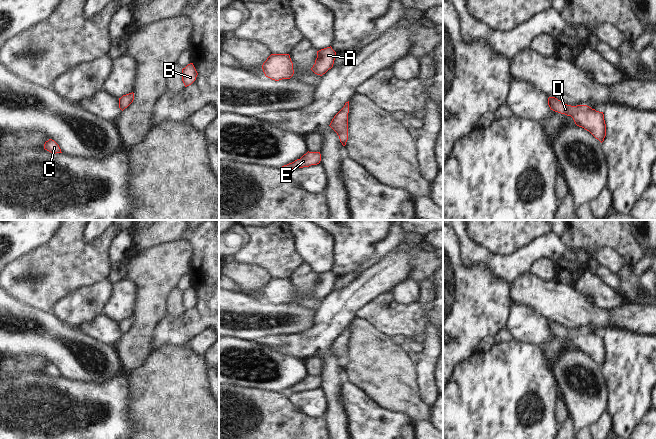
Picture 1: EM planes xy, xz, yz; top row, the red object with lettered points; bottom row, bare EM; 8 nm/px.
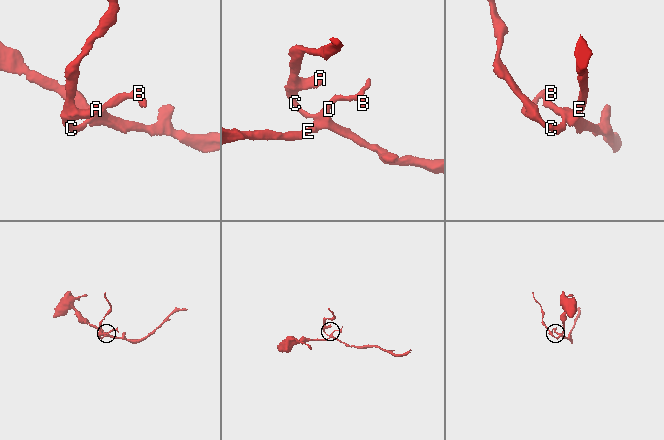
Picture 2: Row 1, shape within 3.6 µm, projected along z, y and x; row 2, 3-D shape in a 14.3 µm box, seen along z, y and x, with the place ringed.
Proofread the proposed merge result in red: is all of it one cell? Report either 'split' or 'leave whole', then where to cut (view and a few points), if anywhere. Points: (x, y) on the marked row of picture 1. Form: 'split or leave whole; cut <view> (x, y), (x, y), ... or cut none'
leave whole; cut none

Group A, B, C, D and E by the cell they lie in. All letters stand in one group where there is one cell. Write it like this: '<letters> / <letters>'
A B C D E

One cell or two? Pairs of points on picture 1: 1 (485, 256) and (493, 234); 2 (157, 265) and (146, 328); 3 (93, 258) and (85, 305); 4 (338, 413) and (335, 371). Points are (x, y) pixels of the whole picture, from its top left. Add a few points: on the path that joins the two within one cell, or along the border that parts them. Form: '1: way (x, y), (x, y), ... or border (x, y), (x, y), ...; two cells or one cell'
1: border (468, 235), (475, 242), (490, 251), (510, 254); two cells
2: way (153, 281), (147, 312); one cell
3: border (106, 278), (83, 286), (66, 295); two cells
4: way (334, 403), (334, 381); one cell

